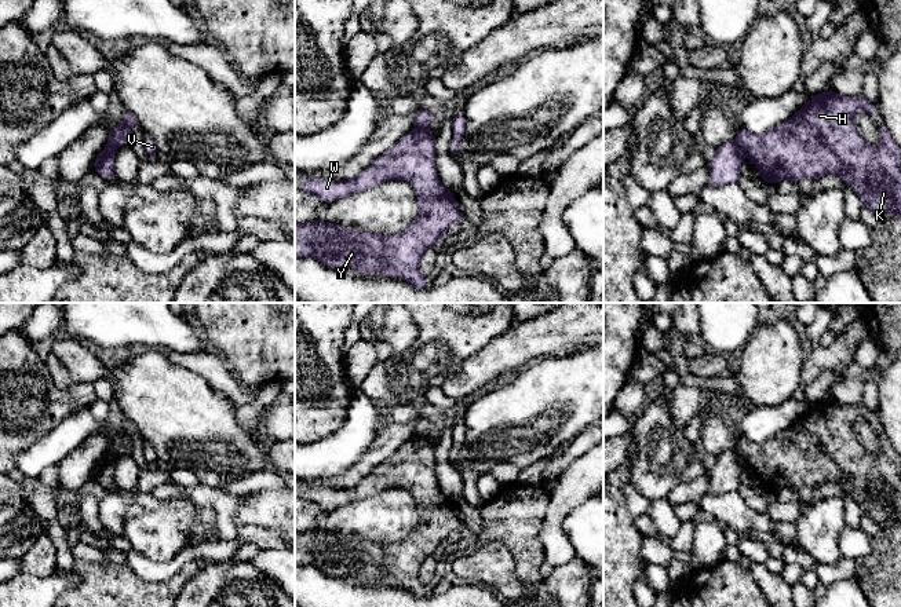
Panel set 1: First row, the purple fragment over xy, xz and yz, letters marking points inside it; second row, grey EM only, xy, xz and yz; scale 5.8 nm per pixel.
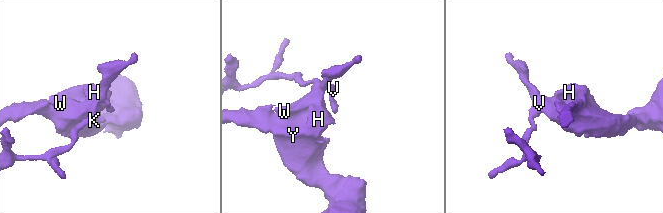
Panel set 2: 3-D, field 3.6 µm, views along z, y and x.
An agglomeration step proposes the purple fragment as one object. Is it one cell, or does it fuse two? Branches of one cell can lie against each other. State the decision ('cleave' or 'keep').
cleave

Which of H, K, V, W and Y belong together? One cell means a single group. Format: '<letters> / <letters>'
H K W Y / V

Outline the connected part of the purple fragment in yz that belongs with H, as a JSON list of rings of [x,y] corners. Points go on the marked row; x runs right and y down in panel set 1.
[[[824,91],[807,99],[791,118],[765,134],[752,134],[738,127],[736,145],[748,157],[767,184],[783,179],[816,180],[827,173],[838,175],[860,197],[861,204],[876,216],[901,216],[901,149],[886,125],[878,123],[880,145],[873,147],[854,128],[858,111],[873,117],[873,105],[862,95],[845,96]]]

